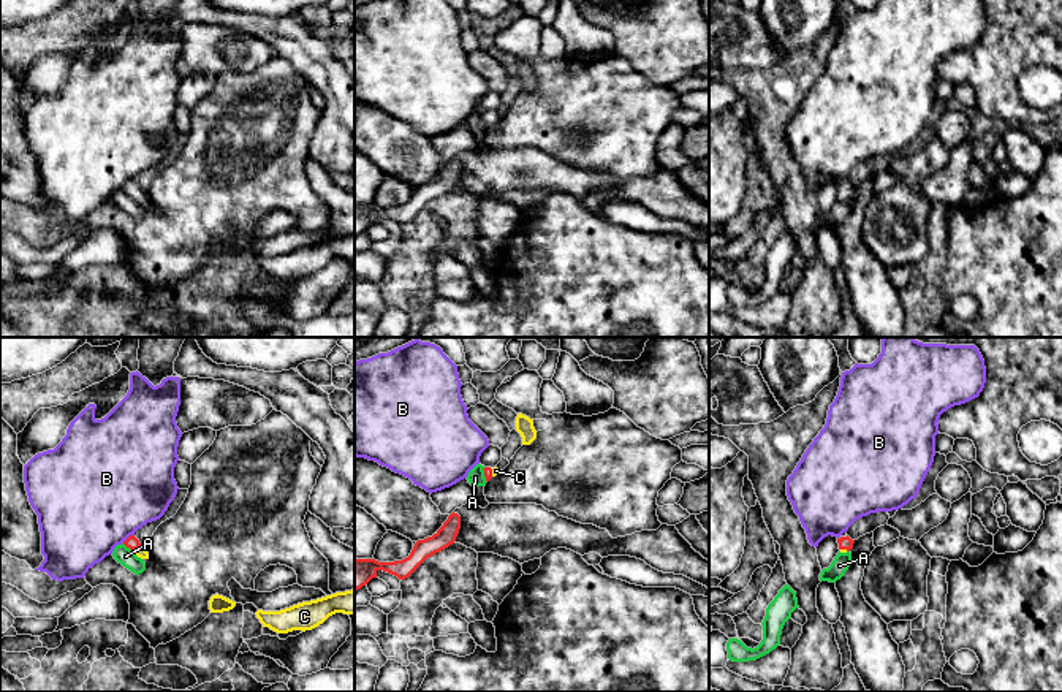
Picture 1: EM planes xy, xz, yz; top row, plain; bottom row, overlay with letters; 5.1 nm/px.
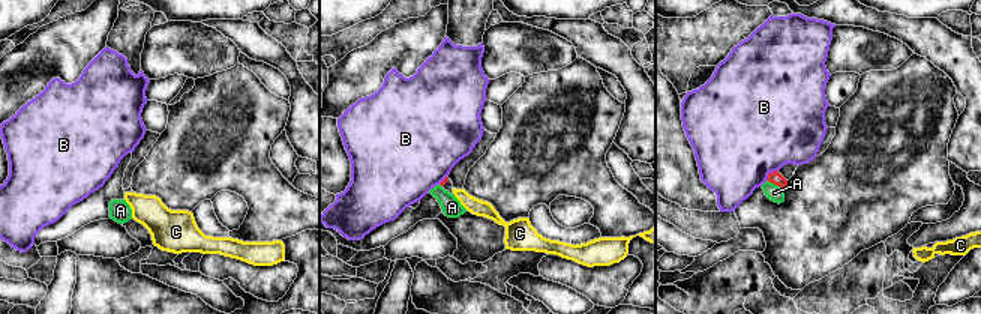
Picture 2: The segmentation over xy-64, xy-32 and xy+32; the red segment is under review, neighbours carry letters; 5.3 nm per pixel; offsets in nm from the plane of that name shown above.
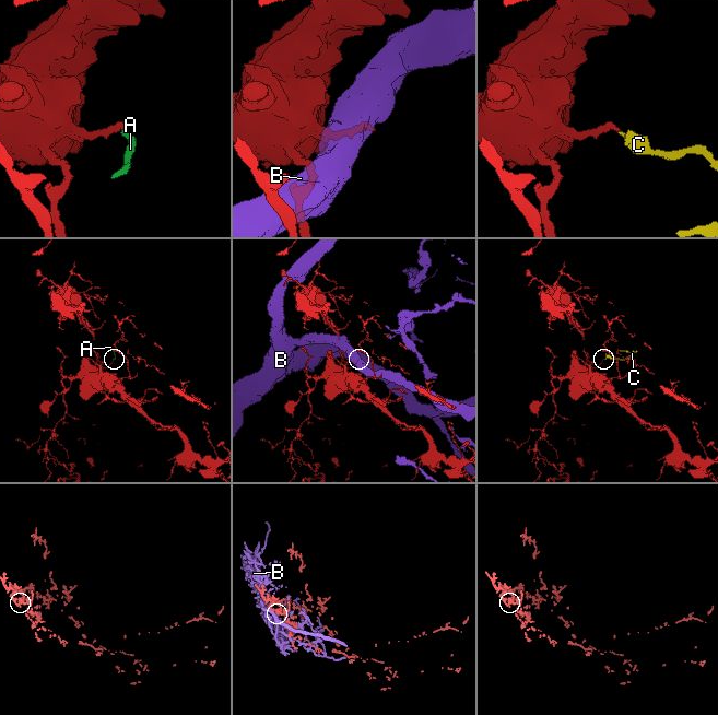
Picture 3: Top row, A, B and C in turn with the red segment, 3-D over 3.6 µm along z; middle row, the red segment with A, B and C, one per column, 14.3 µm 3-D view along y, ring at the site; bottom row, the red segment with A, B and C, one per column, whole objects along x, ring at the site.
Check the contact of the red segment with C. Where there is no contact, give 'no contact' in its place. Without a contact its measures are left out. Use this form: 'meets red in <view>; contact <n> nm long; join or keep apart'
meets red in xy; contact 50 nm long; join

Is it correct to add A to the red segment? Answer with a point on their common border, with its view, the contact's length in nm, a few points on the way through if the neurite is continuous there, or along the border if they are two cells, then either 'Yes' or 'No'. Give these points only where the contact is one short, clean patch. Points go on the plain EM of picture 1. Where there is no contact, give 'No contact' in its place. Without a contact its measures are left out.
Touches red at xy (128, 192). Shared border 80 nm. Boundary: xy (122, 189), (133, 197). No

